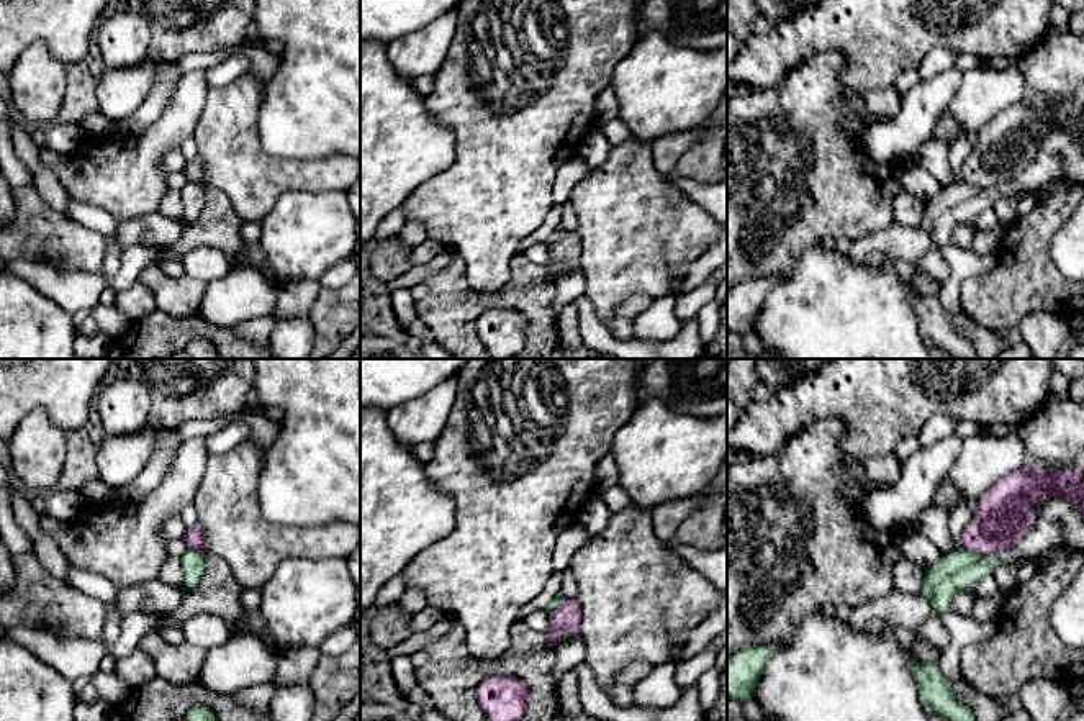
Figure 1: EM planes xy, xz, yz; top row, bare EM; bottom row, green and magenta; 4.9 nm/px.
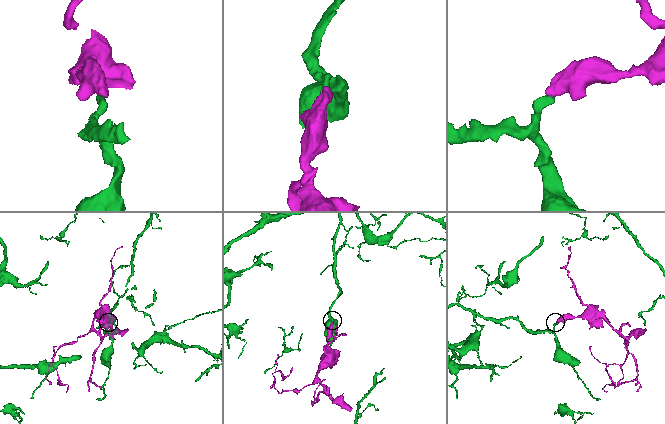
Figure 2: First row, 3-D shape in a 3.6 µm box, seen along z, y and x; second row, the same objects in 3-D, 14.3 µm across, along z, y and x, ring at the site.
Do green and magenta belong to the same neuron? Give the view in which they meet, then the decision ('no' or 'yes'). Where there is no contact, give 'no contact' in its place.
contact in yz; no

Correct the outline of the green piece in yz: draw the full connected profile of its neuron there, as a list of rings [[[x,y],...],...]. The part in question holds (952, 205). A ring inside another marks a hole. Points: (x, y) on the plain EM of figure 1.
[[[968,182],[943,187],[925,200],[920,228],[928,234],[933,247],[951,241],[956,224],[978,216],[994,205],[994,188],[982,188]]]

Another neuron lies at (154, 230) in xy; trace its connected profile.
[[[151,213],[139,218],[118,223],[113,231],[113,241],[121,247],[133,244],[152,246],[165,249],[174,246],[188,226],[188,220],[170,220],[162,215]]]

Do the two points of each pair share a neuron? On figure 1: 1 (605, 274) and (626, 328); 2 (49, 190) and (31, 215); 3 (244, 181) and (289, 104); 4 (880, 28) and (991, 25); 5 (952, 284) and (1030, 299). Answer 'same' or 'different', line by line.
1: different
2: different
3: different
4: same
5: different

